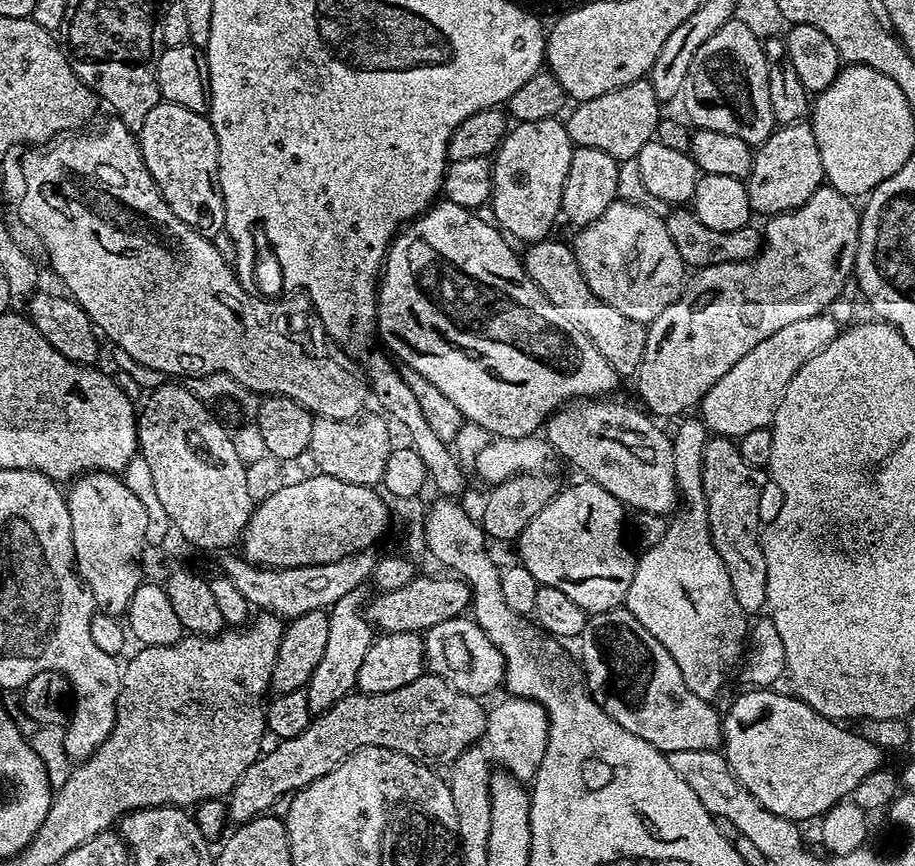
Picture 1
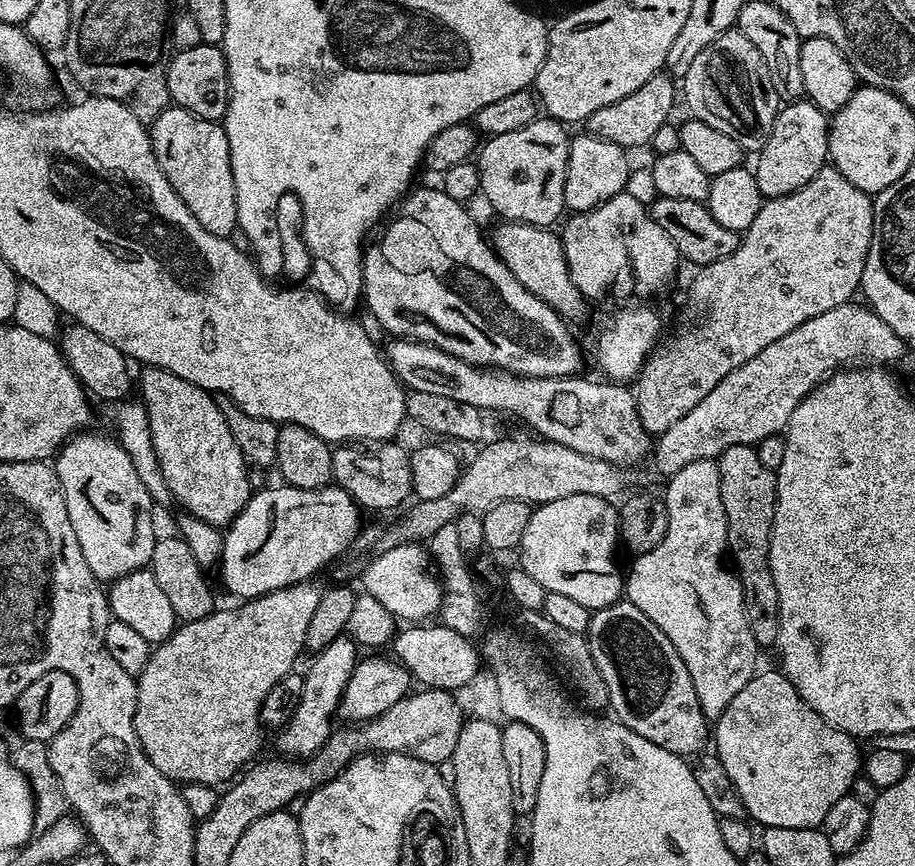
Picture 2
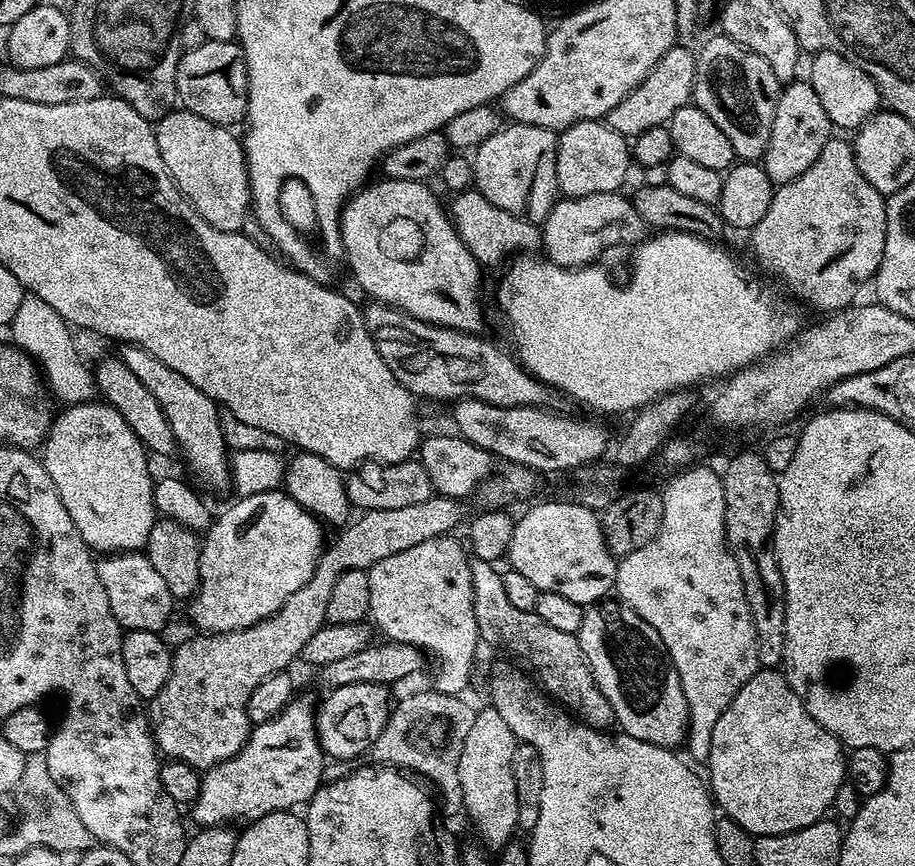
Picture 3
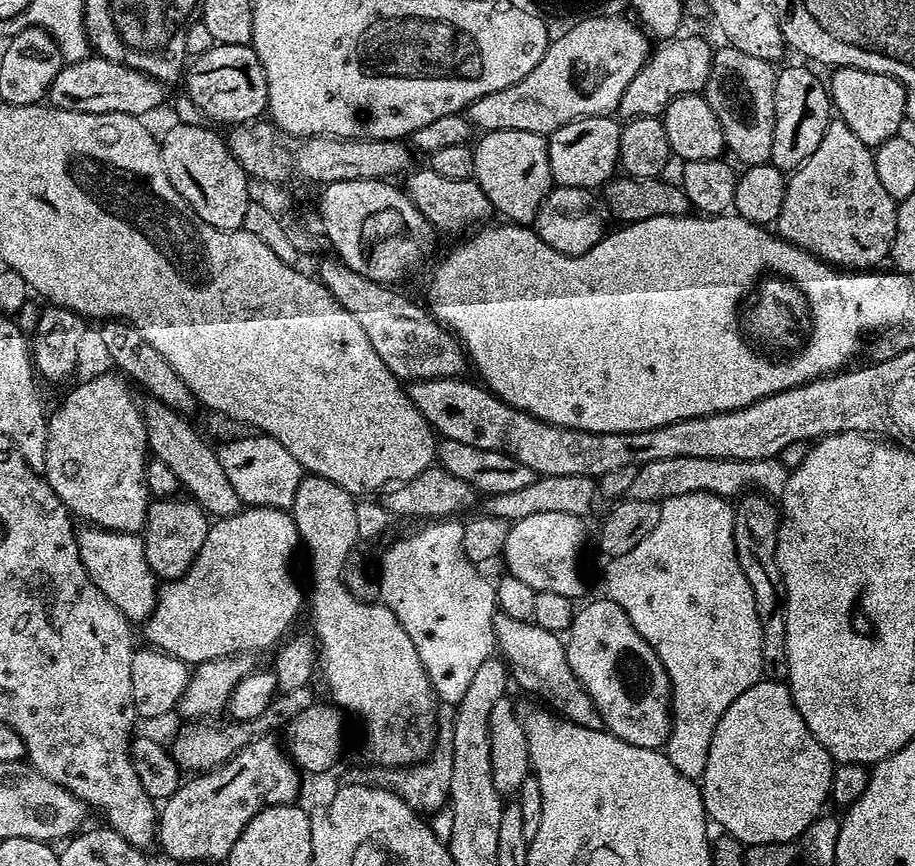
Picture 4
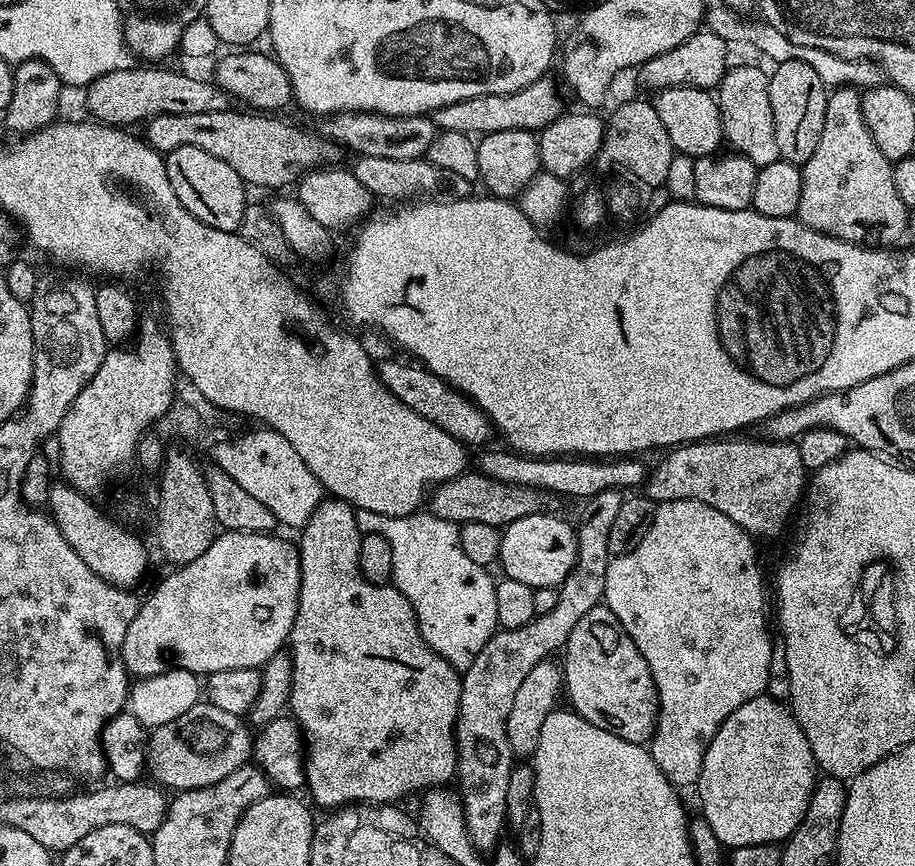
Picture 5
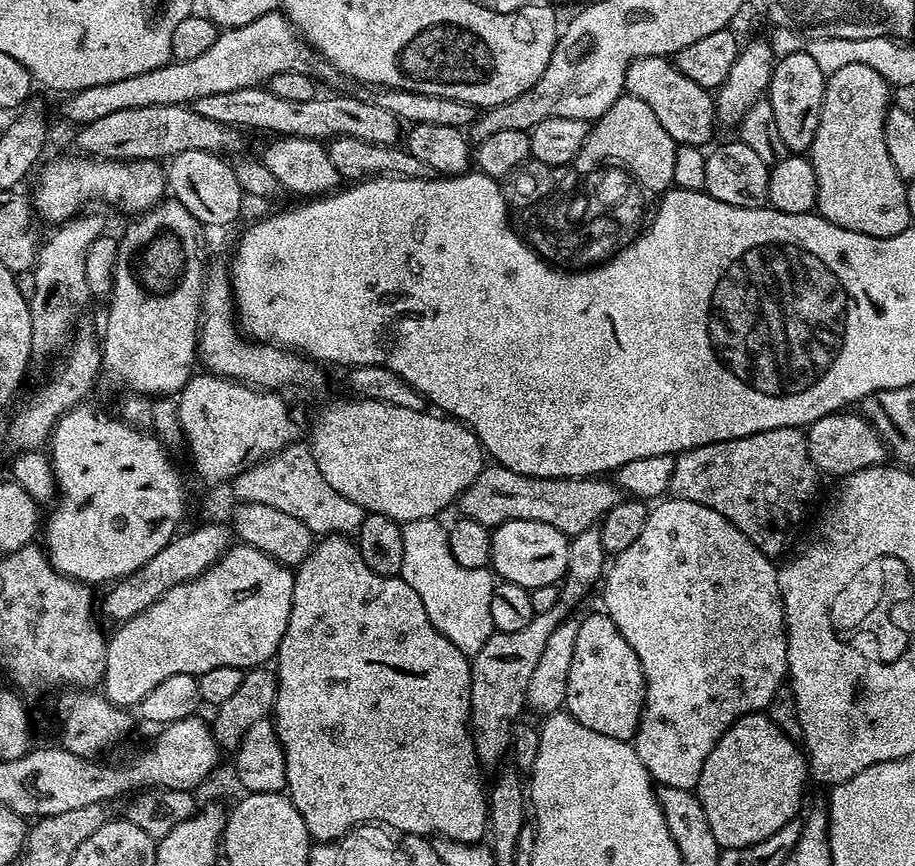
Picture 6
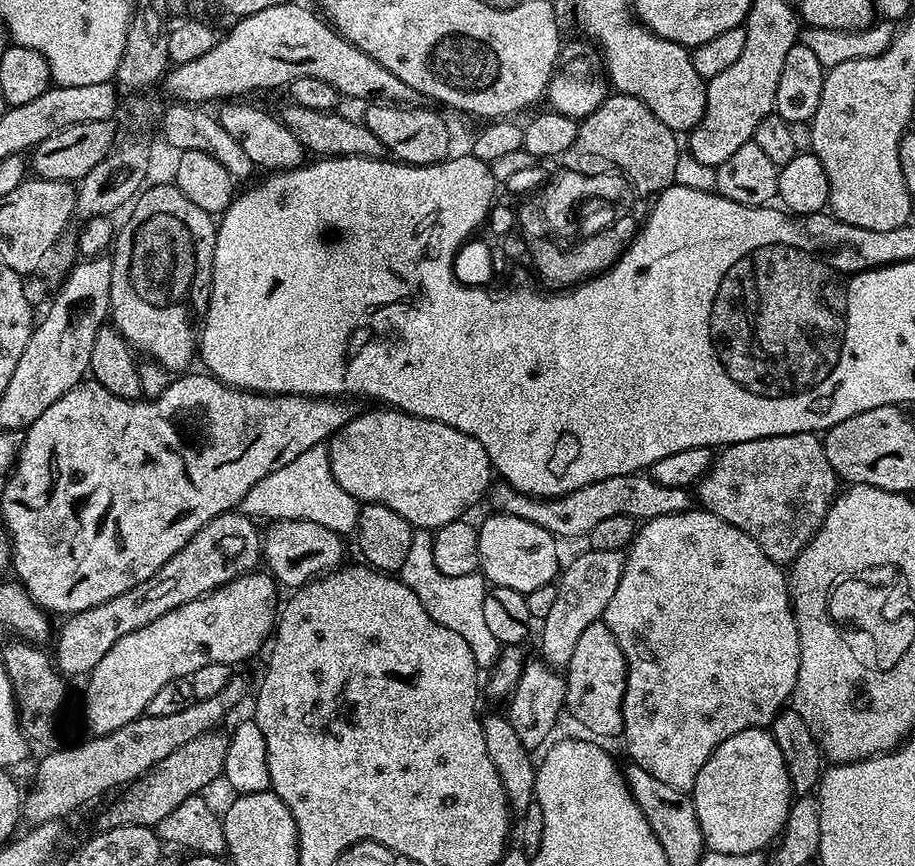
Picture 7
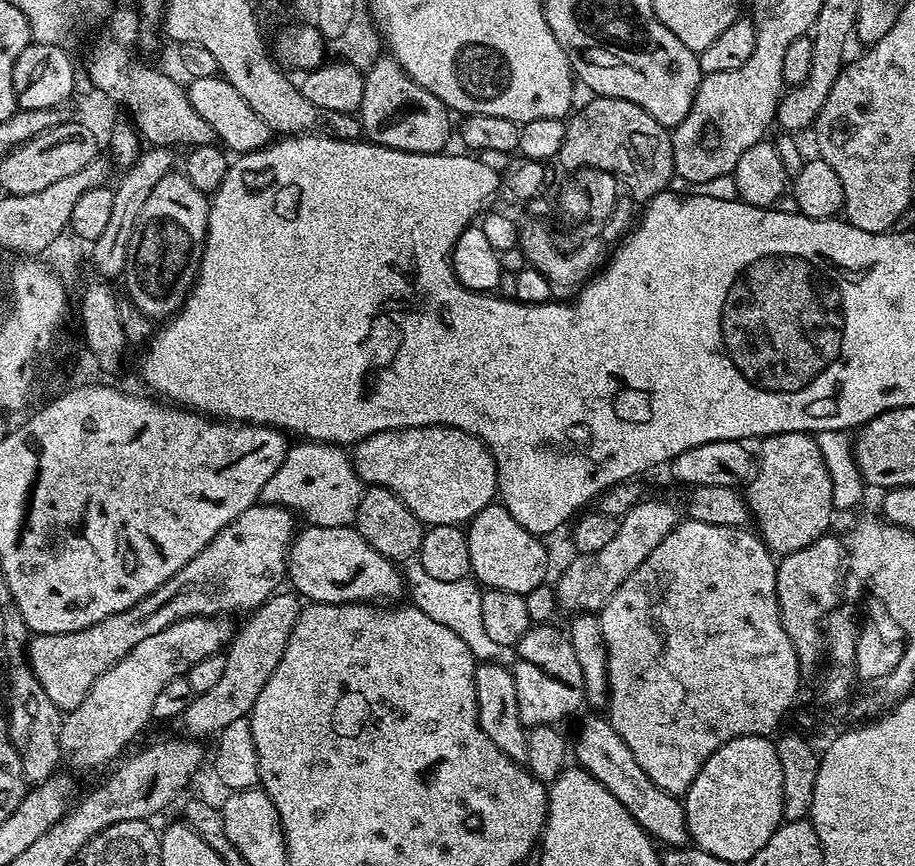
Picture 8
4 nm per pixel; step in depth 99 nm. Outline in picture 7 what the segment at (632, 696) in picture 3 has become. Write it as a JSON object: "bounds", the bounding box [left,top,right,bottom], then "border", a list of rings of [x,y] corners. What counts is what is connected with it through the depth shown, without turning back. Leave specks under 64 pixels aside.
{"bounds":[566,619,628,737],"border":[[[598,619],[590,626],[586,626],[586,631],[578,637],[578,642],[574,645],[574,658],[570,658],[566,669],[566,705],[567,715],[572,715],[582,727],[585,733],[593,737],[616,736],[619,737],[624,731],[624,695],[628,685],[628,663],[610,630],[603,619]]]}

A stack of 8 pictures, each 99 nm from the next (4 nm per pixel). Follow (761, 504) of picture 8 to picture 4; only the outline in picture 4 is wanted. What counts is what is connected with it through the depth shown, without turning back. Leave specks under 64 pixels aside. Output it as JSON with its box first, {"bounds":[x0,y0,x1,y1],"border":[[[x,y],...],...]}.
{"bounds":[627,458,788,503],"border":[[[664,458],[638,466],[638,475],[627,490],[627,497],[636,501],[663,503],[681,494],[714,492],[725,498],[734,498],[749,488],[778,496],[784,491],[788,470],[779,459],[734,460],[714,458]]]}

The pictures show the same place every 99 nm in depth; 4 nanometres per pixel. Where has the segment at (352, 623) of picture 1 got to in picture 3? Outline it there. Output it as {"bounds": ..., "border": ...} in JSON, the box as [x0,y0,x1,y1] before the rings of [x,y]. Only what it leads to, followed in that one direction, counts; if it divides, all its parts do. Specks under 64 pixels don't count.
{"bounds":[190,698,326,826],"border":[[[293,698],[270,722],[255,725],[248,741],[230,759],[207,769],[200,781],[200,792],[190,805],[196,826],[224,826],[228,820],[251,822],[268,812],[307,805],[325,783],[326,757],[316,737],[317,709],[308,700]]]}

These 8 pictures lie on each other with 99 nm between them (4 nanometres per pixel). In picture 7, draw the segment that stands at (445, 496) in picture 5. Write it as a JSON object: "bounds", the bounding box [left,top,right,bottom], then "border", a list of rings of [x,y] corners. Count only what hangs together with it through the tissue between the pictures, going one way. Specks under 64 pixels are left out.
{"bounds":[490,472,694,540],"border":[[[638,472],[618,474],[614,478],[602,478],[602,482],[590,482],[570,494],[550,500],[541,500],[539,496],[527,496],[514,490],[514,486],[503,482],[491,485],[490,500],[491,496],[493,513],[526,518],[526,522],[534,522],[553,536],[557,538],[565,536],[568,540],[576,540],[579,536],[580,539],[587,538],[590,530],[594,530],[594,526],[598,526],[598,522],[602,522],[605,518],[628,516],[631,520],[643,522],[666,514],[689,511],[694,504],[694,496],[689,489],[662,486],[654,482],[651,475]]]}

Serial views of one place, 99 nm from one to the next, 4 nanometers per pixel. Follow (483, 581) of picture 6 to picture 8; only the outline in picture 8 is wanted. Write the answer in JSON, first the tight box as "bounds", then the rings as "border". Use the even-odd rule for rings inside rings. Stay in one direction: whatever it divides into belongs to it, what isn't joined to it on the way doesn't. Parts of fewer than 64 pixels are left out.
{"bounds":[404,562,516,667],"border":[[[419,562],[411,563],[405,569],[404,577],[408,589],[408,596],[413,607],[429,614],[442,626],[450,626],[464,642],[470,646],[473,656],[480,662],[501,664],[511,667],[516,660],[513,647],[504,647],[501,643],[491,641],[482,621],[481,587],[471,579],[459,579],[458,582],[443,582],[431,577],[422,569]],[[411,596],[411,597],[410,597]]]}

